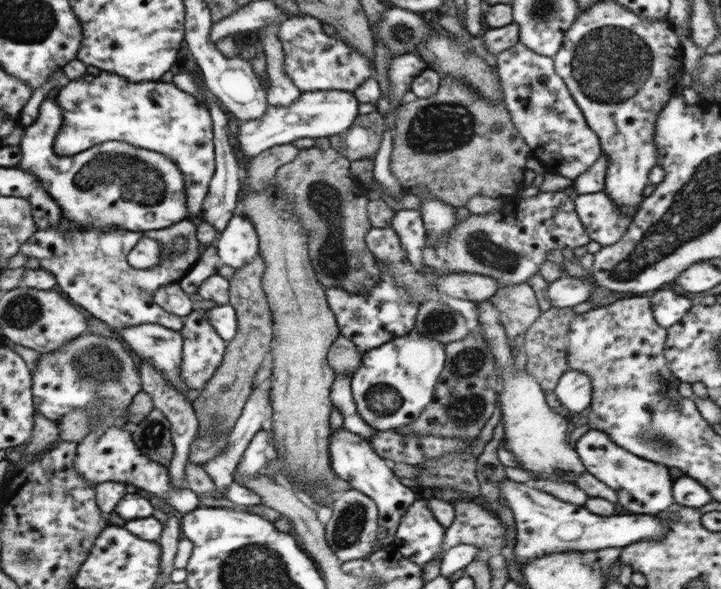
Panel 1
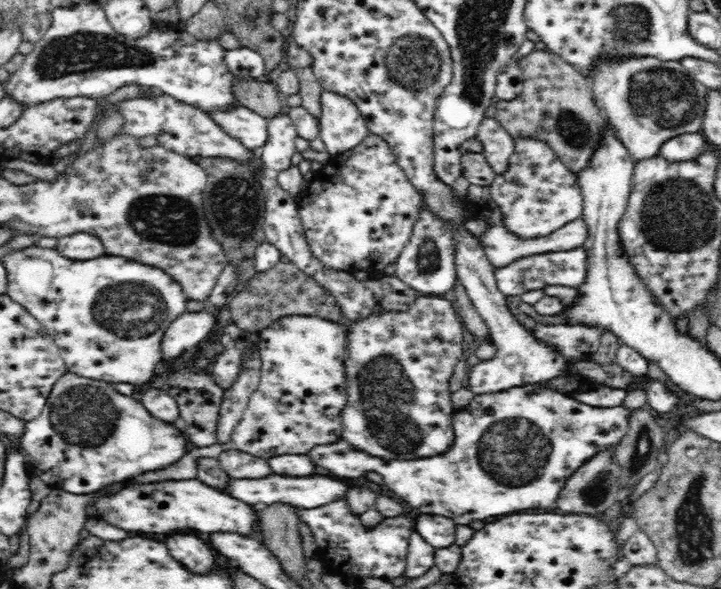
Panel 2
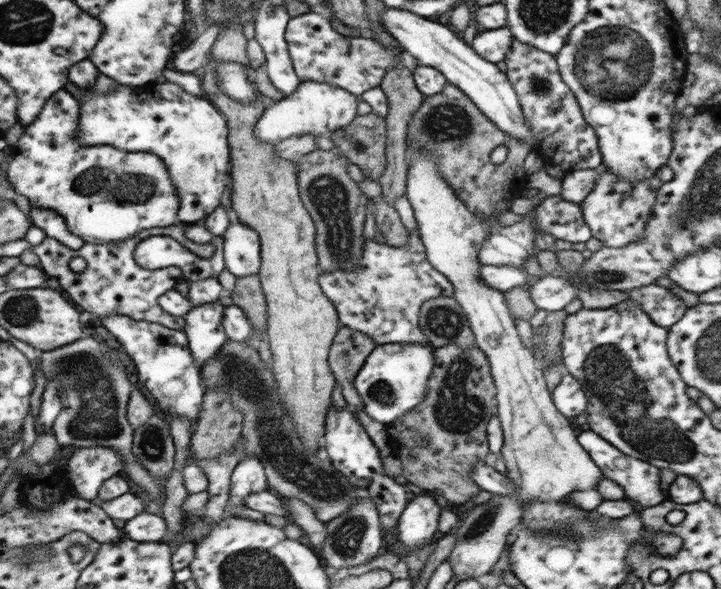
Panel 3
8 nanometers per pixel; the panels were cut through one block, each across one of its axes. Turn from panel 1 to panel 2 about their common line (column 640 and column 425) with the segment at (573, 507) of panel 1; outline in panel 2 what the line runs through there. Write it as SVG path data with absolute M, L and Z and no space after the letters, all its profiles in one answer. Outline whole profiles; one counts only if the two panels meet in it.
M418 515L415 531L435 549L448 548L456 540L456 524L439 515Z

